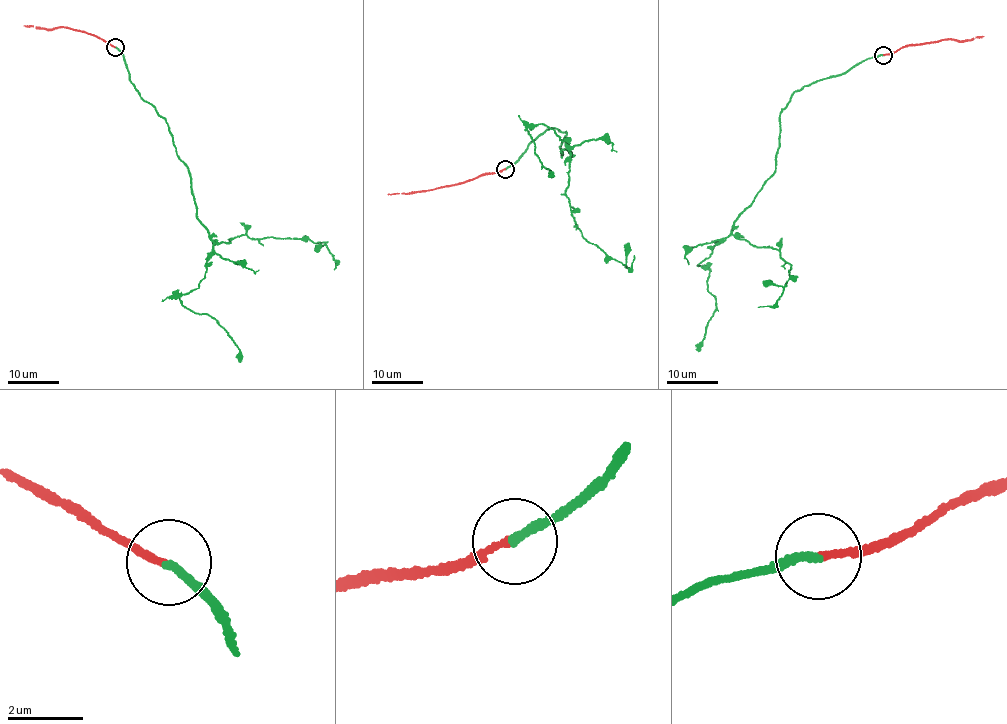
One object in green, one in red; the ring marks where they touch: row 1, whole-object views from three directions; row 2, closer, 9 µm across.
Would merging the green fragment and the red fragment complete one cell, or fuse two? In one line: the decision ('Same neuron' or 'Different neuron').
Same neuron

